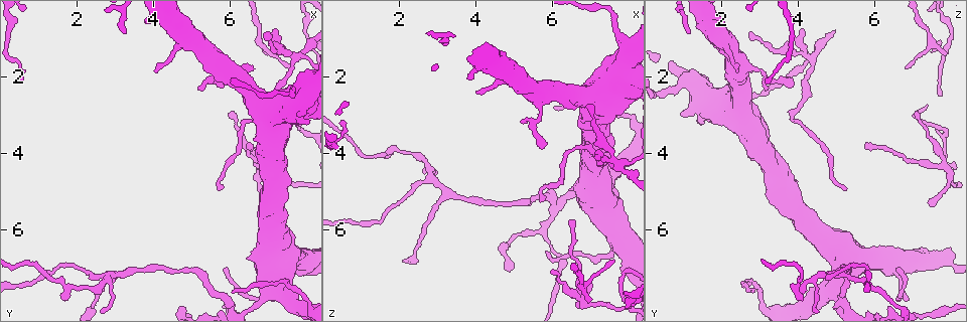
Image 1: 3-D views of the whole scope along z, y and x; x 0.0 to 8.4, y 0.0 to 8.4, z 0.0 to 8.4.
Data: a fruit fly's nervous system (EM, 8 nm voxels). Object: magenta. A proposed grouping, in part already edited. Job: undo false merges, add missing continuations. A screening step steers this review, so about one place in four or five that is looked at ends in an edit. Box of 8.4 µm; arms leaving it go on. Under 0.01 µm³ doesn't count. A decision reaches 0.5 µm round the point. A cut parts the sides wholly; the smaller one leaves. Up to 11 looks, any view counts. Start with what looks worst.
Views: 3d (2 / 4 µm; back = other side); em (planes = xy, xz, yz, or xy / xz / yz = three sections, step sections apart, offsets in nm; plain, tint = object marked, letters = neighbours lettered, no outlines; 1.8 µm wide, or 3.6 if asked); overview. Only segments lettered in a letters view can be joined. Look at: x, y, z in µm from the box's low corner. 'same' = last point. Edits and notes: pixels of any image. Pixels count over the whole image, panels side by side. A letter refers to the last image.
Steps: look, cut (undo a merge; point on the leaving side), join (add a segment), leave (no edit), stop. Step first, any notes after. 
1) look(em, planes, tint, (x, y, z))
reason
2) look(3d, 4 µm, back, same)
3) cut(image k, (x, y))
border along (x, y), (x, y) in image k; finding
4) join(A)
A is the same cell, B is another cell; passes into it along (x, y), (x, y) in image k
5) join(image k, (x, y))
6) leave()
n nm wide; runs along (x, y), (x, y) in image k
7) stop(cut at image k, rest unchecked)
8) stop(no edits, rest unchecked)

look(3d, 2 µm, (7.75, 1.50, 4.30))
sharp bend

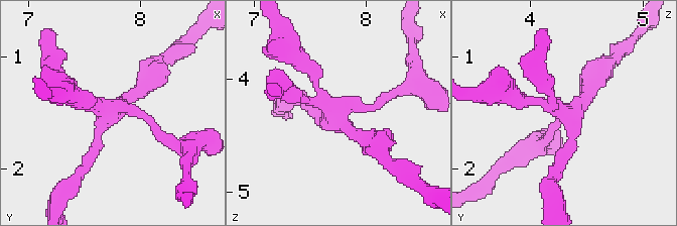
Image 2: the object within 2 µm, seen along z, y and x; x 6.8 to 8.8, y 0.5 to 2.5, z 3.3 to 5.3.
look(em, xy, step 4, letters, (7.76, 1.46, 4.32))

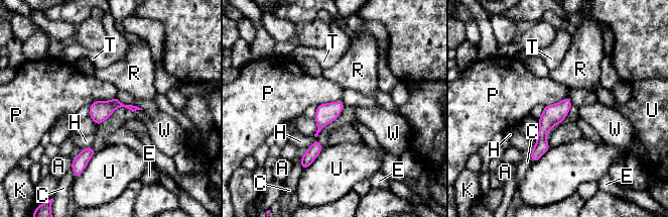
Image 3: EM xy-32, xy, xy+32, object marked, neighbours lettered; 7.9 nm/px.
look(em, planes, letters, same)

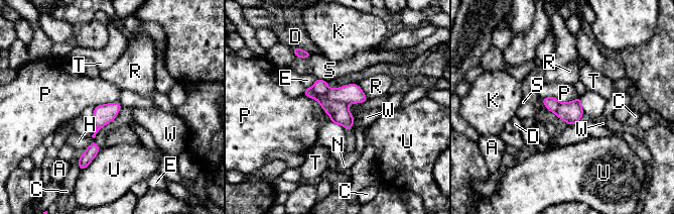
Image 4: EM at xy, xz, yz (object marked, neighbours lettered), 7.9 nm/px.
cut(image 4, (339, 112))
A, C, D, E, H, K, N, P, R, S, T, U and W are other cells; border along (317, 100), (342, 101), (346, 105) in image 4; two neurons meet here

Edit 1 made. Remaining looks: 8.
look(overview)
redraw

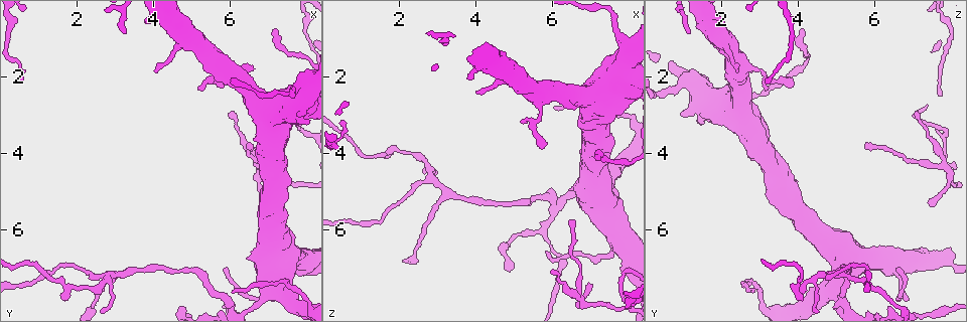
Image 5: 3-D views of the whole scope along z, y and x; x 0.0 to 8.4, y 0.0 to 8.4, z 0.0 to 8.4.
look(3d, 4 µm, (7.85, 2.70, 1.60))
calibre changes

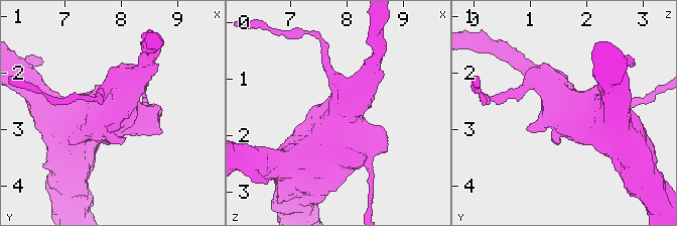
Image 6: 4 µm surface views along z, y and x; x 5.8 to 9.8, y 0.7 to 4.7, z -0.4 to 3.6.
look(em, 3.6 µm, yz, step 4, tint, (7.80, 2.75, 1.55))
now the EM

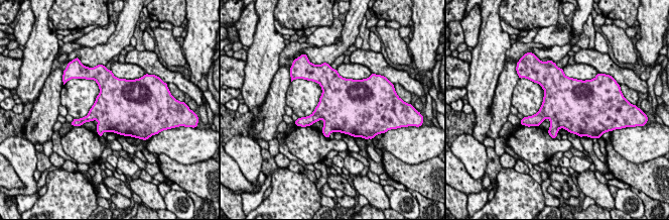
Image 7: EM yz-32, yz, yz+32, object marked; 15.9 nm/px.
look(em, 3.6 µm, planes, letters, same)
cut it another way

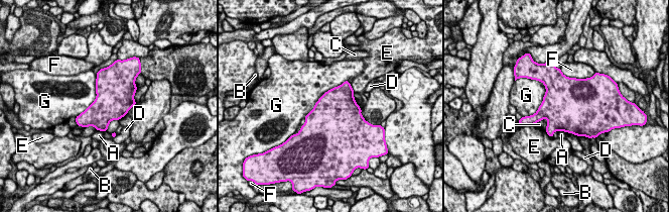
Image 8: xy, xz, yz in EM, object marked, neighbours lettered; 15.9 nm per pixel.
leave()
A, B, C, D, E, F and G are other cells; border along (539, 80), (543, 101), (523, 117) in image 8; all the same neuron

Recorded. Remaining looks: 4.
look(em, planes, letters, (2.20, 7.55, 4.00))
thin neck

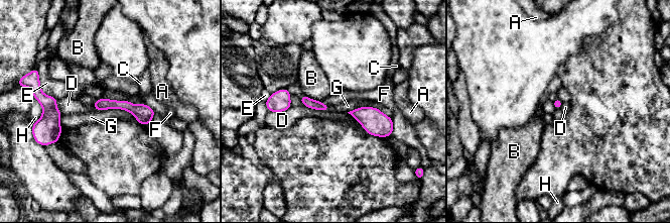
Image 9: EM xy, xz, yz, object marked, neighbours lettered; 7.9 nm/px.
leave()
G touches over 340 nm; A, B, C, D, E, F, G and H are other cells; border along (98, 110), (125, 109), (137, 120) in image 9; continuous, no second neuron

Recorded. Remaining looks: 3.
look(em, yz, step 4, tint, (5.55, 2.15, 3.45))

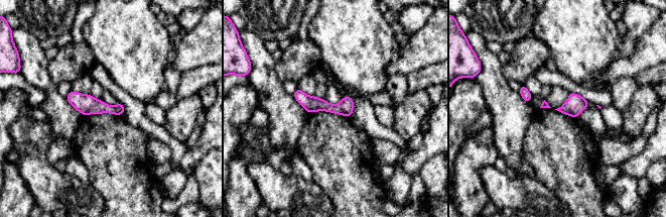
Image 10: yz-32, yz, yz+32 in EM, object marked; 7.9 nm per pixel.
look(em, planes, letters, same)
another direction

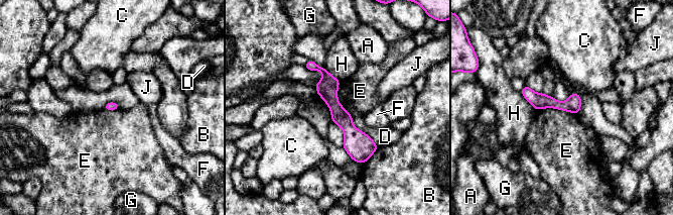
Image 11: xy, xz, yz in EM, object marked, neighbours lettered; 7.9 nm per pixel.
leave()
A, B, C, D, E, F, G, H and J are other cells; runs along (309, 63), (326, 76), (361, 160) in image 11; all the same neuron

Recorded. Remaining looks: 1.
stop(cut at image 4, rest unchecked)

